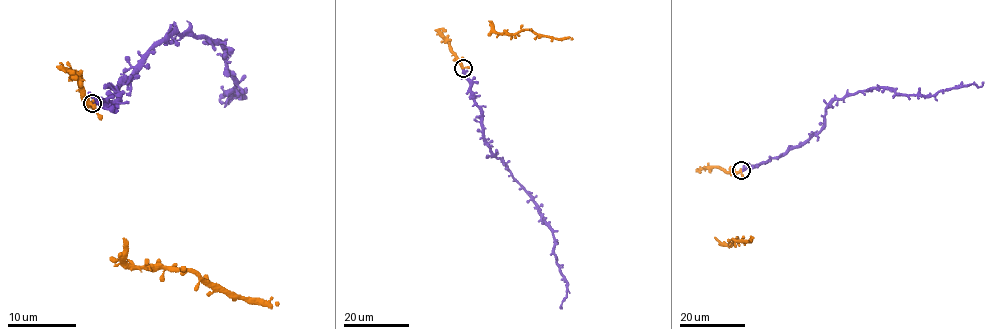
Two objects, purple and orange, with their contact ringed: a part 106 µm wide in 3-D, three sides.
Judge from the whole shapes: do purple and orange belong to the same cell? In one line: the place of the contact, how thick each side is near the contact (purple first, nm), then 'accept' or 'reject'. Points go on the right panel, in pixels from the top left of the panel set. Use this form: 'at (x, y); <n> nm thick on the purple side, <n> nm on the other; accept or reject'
at (741, 170); 400 nm thick on the purple side, 380 nm on the other; accept

